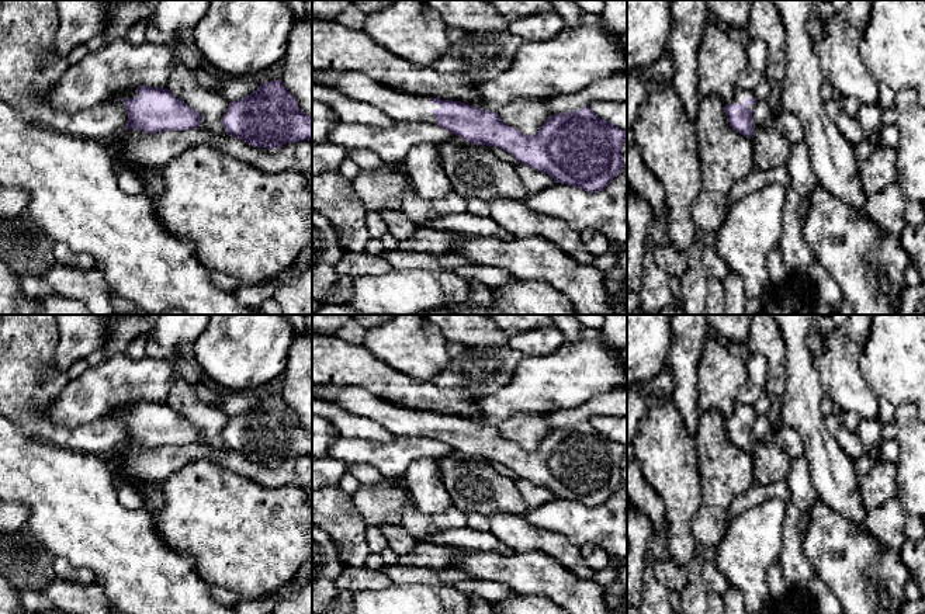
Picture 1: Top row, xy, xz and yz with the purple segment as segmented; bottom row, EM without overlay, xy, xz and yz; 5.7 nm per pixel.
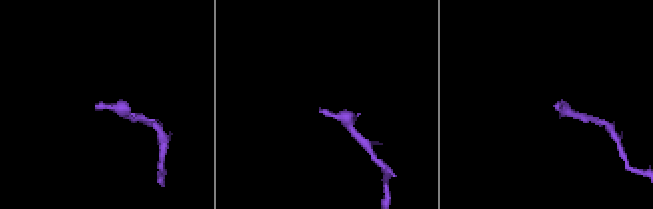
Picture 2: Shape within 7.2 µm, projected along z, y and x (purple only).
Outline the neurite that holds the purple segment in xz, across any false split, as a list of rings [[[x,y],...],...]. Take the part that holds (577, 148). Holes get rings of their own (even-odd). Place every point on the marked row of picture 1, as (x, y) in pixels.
[[[312,70],[312,84],[337,90],[351,100],[374,105],[395,122],[434,124],[471,145],[498,146],[510,153],[519,163],[547,173],[555,183],[578,187],[588,192],[606,188],[623,169],[621,146],[627,132],[600,119],[589,107],[550,115],[536,133],[524,135],[503,124],[493,111],[478,110],[461,101],[399,93],[358,72]]]

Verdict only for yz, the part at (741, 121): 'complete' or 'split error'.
split error

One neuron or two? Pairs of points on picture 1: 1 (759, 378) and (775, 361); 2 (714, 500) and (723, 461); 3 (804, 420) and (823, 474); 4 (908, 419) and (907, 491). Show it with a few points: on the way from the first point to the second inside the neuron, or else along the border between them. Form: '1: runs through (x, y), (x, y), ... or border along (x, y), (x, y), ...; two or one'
1: border along (752, 351), (758, 351), (765, 358), (765, 391); two
2: runs through (719, 491), (723, 471); one
3: runs through (814, 433), (823, 450), (823, 461); one
4: runs through (910, 437), (910, 472); one

